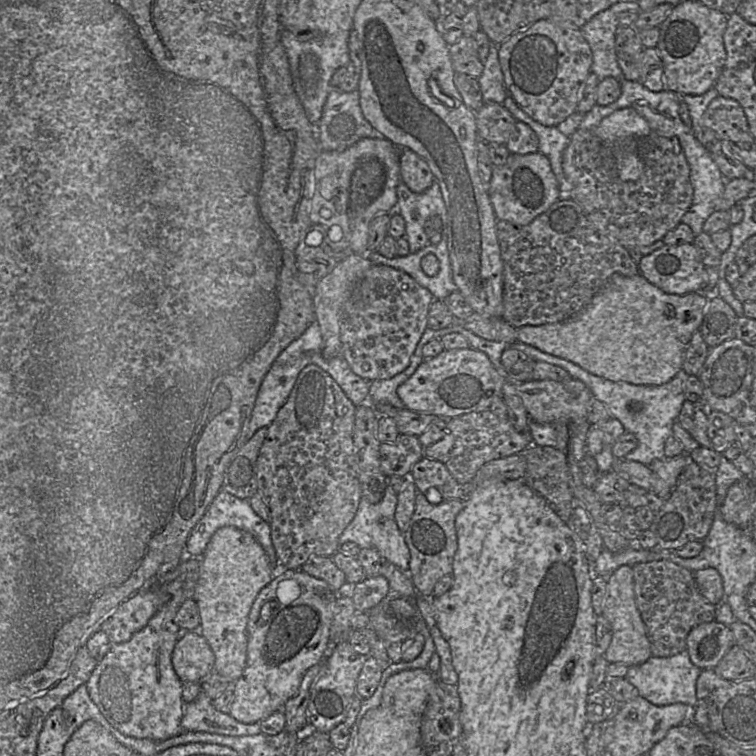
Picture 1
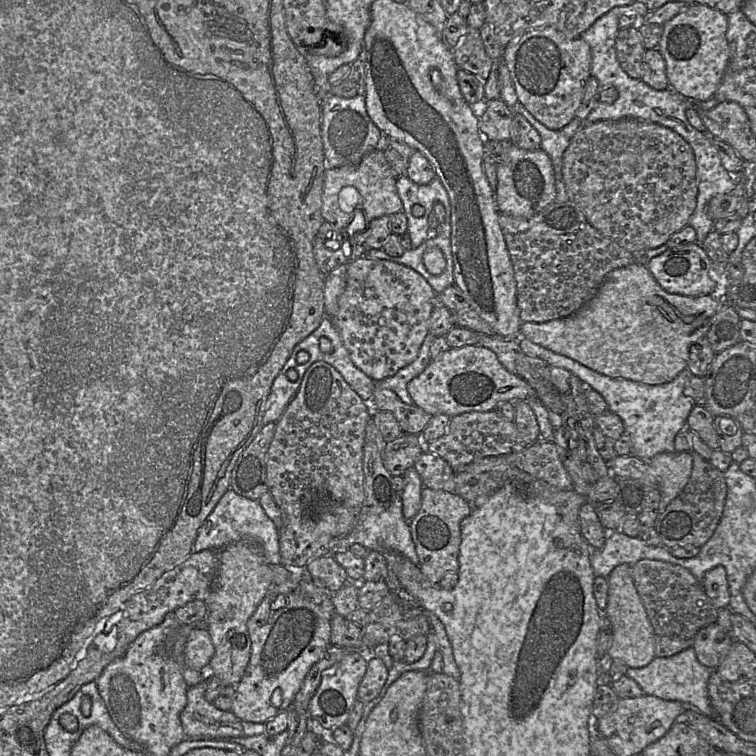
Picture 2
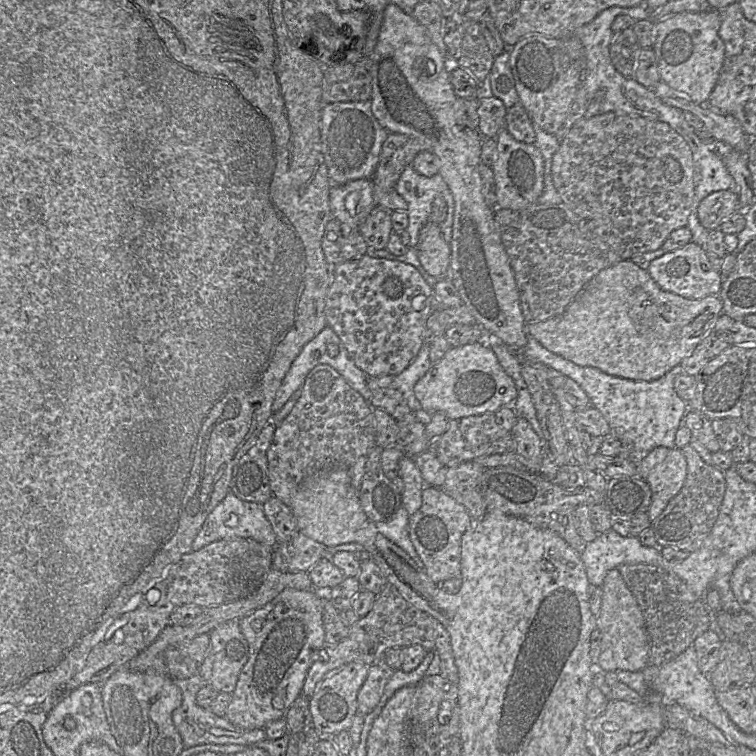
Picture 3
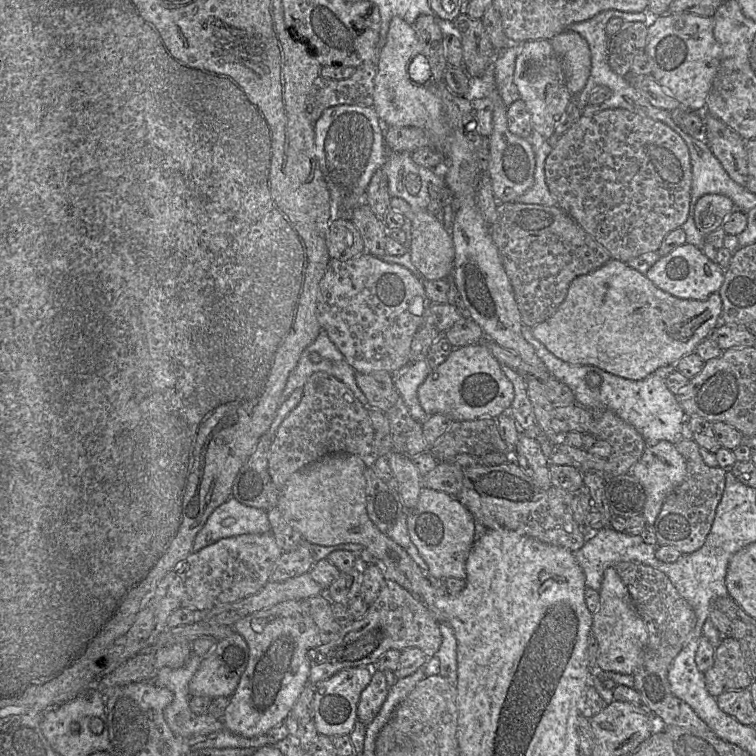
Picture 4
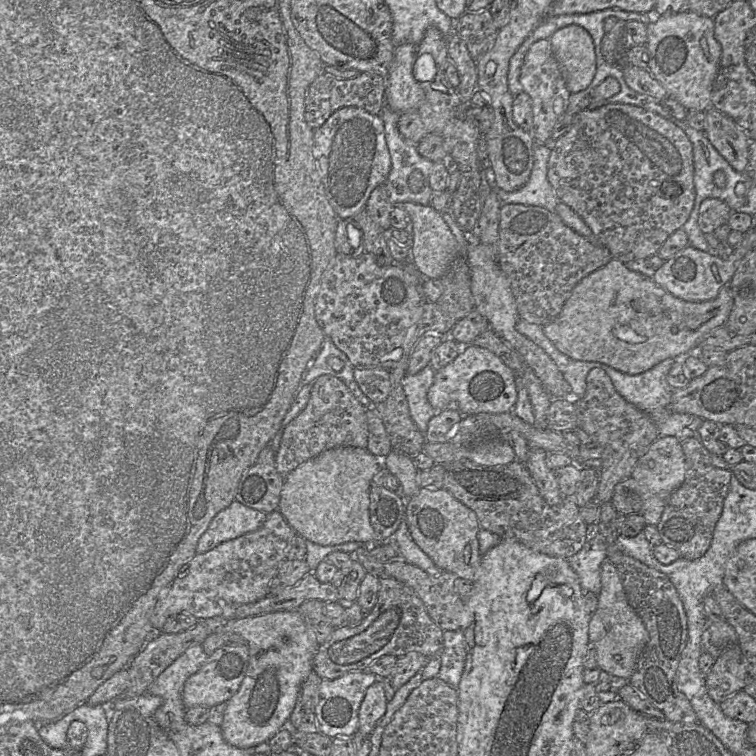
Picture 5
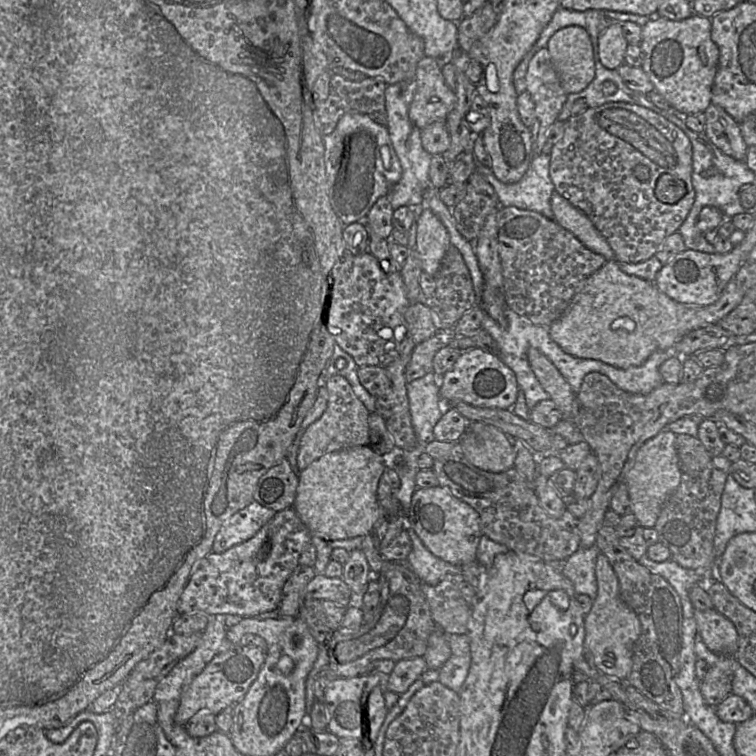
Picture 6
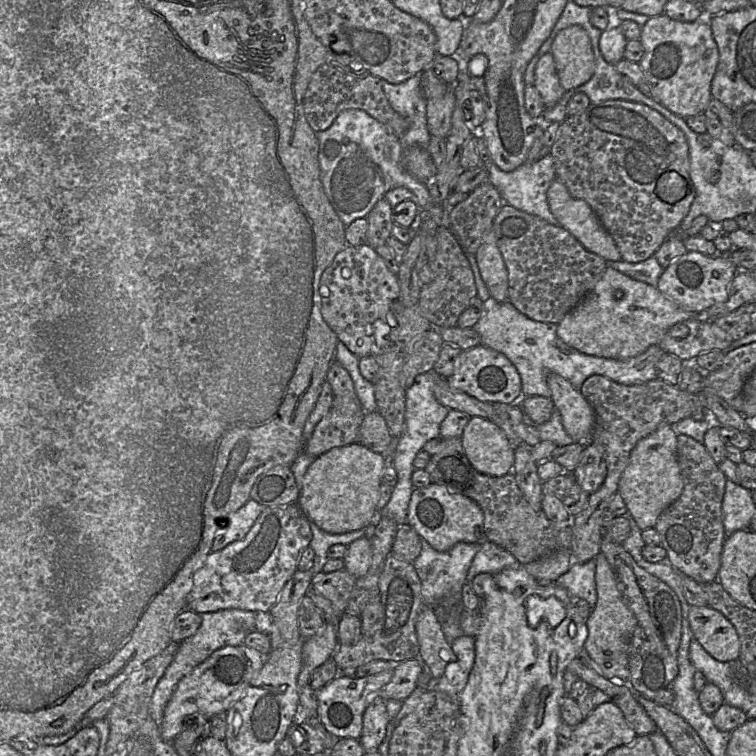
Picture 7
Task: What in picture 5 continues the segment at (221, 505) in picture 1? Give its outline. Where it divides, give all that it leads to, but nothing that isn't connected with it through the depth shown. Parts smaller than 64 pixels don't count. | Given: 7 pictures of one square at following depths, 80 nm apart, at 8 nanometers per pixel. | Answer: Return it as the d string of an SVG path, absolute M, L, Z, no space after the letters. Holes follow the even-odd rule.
M235 499L211 521L198 541L197 554L208 552L222 542L258 530L266 517L265 512L245 506Z

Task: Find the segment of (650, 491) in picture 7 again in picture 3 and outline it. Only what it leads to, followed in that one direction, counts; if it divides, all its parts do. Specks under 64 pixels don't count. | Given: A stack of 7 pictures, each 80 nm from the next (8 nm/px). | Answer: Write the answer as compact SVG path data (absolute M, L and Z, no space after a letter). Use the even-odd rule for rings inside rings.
M659 446L636 464L638 476L648 483L652 491L647 514L653 522L683 487L687 476L687 461L681 449Z

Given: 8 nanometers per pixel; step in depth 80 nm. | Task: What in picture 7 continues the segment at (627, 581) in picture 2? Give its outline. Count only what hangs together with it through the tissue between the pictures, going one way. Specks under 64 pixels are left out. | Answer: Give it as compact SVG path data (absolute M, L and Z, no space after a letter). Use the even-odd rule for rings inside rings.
M599 553L595 559L597 602L586 622L588 636L584 650L605 678L625 684L626 681L629 681L628 650L637 626L637 620L624 603L618 591L614 573L604 554Z

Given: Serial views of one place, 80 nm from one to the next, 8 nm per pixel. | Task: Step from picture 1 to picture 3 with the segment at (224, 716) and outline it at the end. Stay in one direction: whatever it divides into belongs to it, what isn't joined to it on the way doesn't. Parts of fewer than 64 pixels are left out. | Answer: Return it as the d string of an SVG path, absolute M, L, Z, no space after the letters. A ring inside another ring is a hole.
M199 674L191 678L173 680L181 690L182 703L172 712L172 721L182 738L184 748L190 748L201 744L240 744L244 746L253 746L257 742L267 738L264 728L246 730L233 725L225 717L216 715L210 709L200 707L196 703L196 695L204 686L204 683Z

